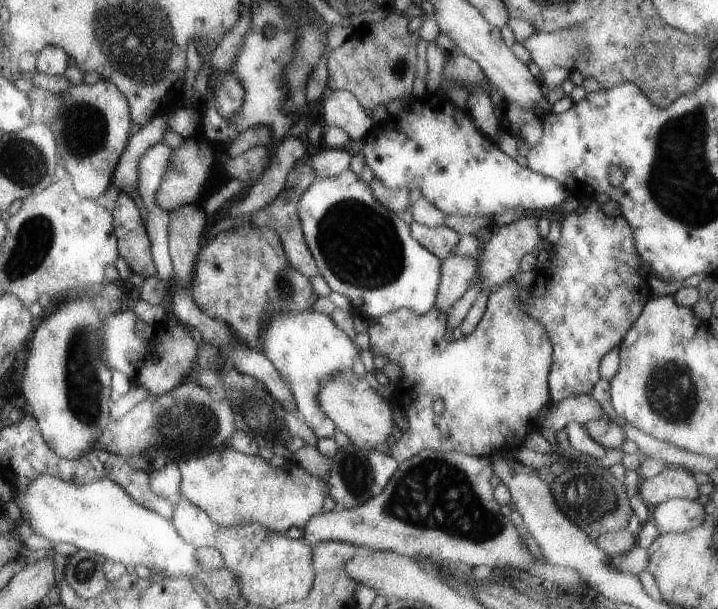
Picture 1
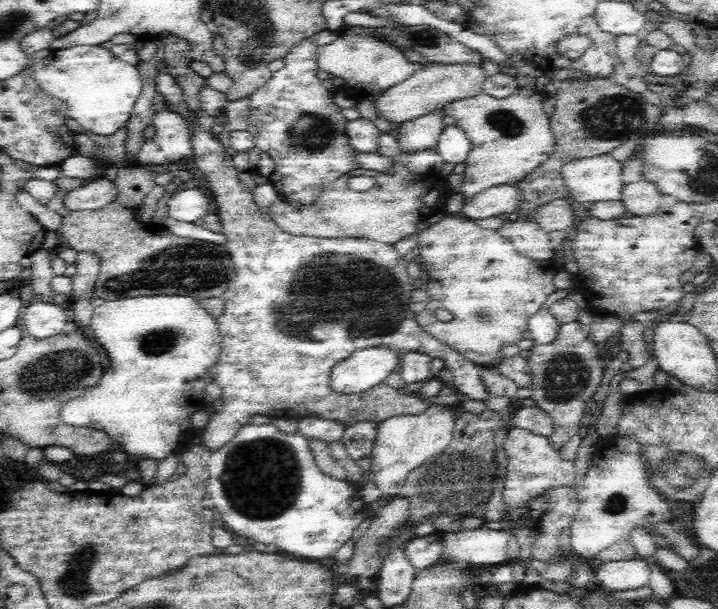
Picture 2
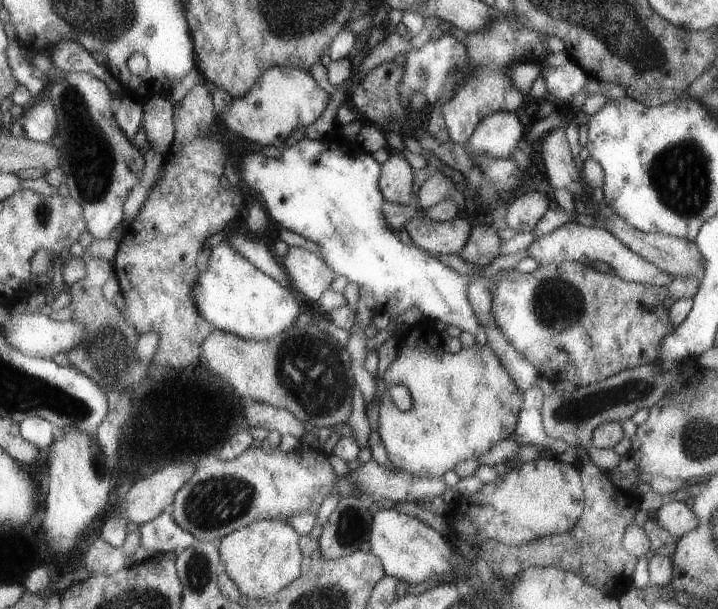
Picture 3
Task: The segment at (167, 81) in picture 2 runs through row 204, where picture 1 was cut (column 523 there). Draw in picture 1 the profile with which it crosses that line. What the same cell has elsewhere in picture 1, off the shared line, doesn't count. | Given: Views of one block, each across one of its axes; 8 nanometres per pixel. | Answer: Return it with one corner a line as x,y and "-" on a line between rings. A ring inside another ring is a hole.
531,215
509,222
509,224
501,227
493,227
492,235
487,240
487,244
485,244
483,252
481,252
481,257
479,257
479,264
477,264
478,278
482,285
481,290
489,289
493,292
518,274
520,258
524,254
531,254
539,239
537,219

